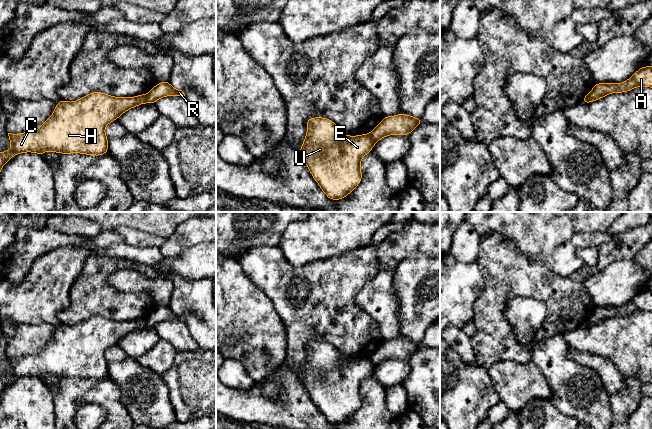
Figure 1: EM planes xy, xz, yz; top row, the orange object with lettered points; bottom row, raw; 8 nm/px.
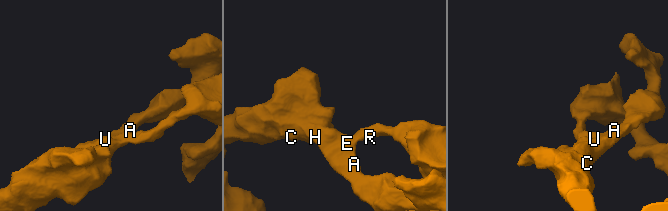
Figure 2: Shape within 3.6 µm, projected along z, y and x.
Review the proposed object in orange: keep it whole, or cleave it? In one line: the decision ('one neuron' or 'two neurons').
two neurons

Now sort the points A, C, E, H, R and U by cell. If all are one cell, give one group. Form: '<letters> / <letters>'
A C E H U / R

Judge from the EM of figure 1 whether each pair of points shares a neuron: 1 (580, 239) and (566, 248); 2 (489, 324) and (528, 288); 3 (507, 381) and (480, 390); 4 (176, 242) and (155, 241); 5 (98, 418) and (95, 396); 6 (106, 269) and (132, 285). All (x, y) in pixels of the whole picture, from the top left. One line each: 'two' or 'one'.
1: two
2: one
3: two
4: two
5: two
6: two

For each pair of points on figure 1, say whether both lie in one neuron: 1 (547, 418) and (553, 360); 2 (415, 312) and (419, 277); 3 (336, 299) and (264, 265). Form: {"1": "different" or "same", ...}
{"1": "different", "2": "same", "3": "same"}

